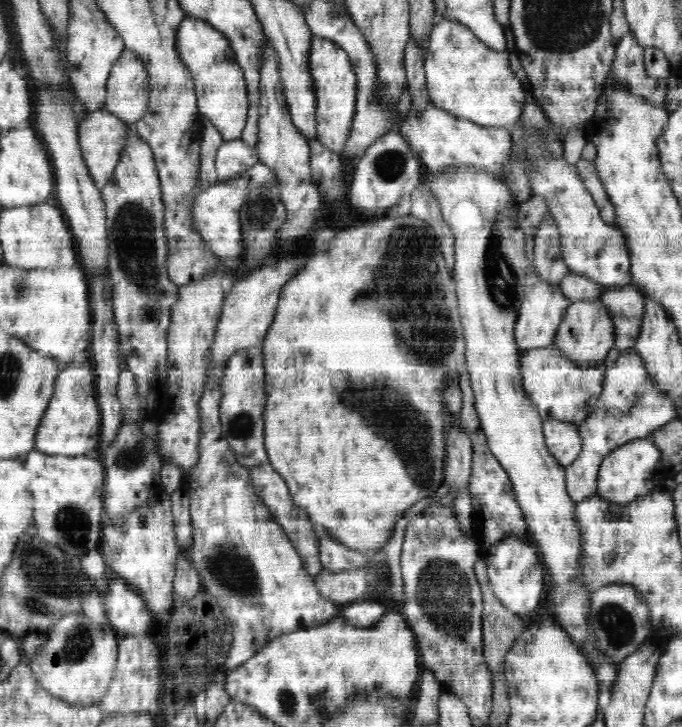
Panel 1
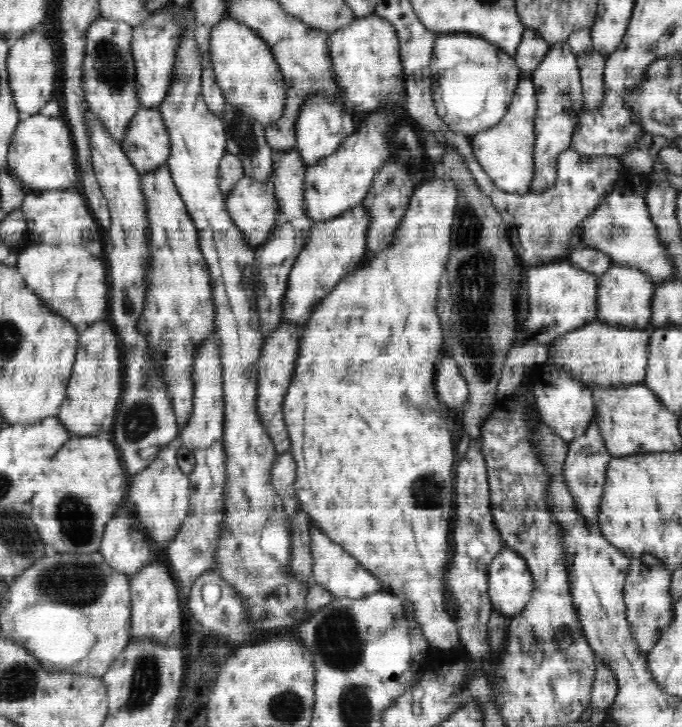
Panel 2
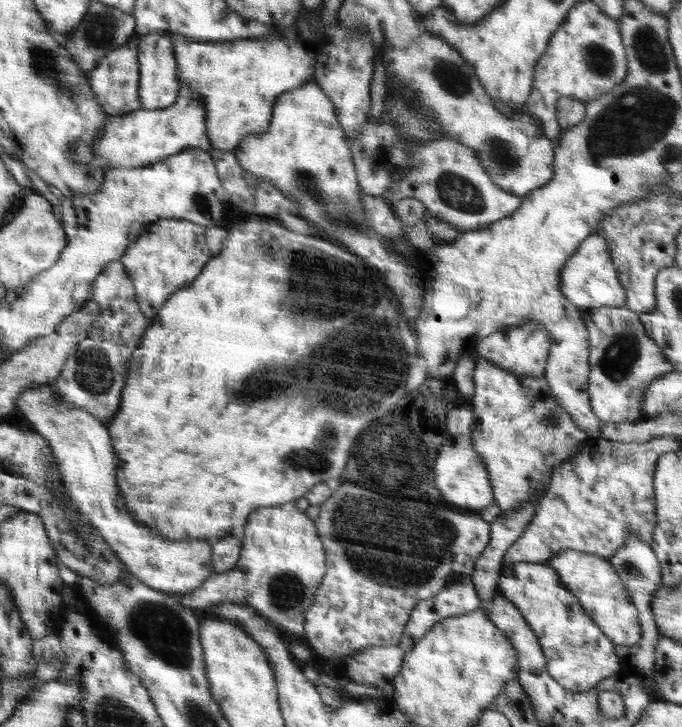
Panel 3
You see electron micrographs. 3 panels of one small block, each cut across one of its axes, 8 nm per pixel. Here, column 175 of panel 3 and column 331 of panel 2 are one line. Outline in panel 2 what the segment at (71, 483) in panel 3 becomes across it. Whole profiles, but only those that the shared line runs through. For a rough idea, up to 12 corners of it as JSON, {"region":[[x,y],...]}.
{"region":[[313,522],[313,575],[334,597],[385,590]]}

